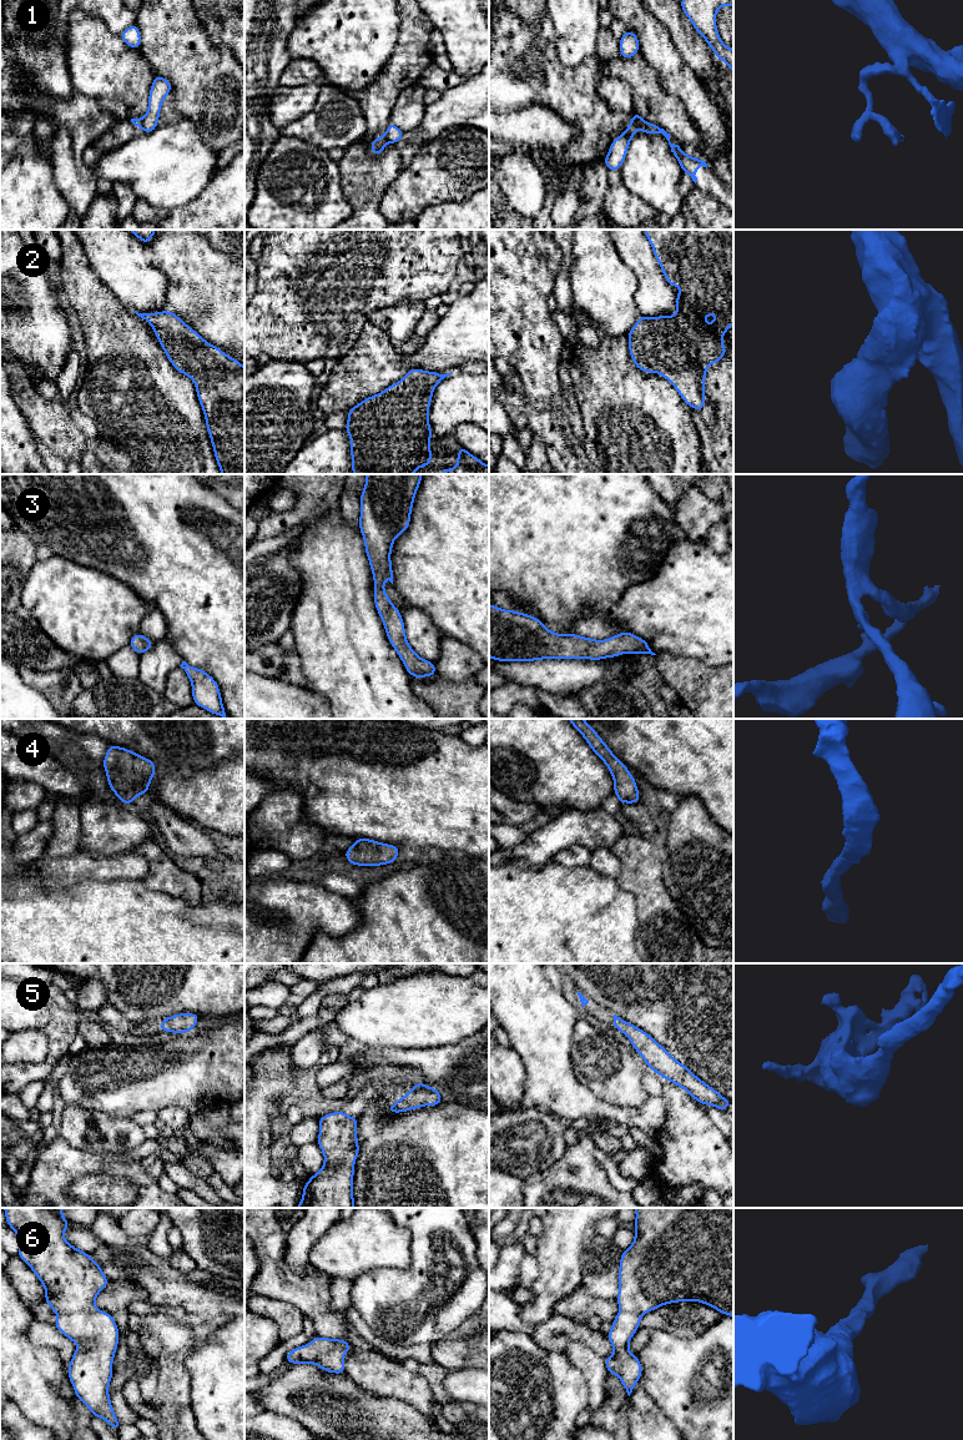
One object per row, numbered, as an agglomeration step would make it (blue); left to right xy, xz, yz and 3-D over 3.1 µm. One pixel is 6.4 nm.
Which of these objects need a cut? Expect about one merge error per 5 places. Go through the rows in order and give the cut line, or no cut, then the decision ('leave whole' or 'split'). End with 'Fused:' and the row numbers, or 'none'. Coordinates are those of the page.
1: cut xy (140, 119), (144, 129); split
2: cut yz (640, 316), (644, 333), (654, 338), (659, 346), (658, 372); split
3: cut none; leave whole
4: cut none; leave whole
5: cut none; leave whole
6: cut none; leave whole
Fused: 1, 2

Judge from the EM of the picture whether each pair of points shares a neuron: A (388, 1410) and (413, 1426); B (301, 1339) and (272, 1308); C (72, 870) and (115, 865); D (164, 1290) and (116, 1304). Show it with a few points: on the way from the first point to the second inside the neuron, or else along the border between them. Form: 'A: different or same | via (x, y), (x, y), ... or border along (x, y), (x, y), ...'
A: same | via (394, 1416), (407, 1426)
B: different | border along (302, 1329), (293, 1337), (281, 1342)
C: same | via (82, 867), (105, 867)
D: different | border along (121, 1279), (139, 1284), (147, 1299)

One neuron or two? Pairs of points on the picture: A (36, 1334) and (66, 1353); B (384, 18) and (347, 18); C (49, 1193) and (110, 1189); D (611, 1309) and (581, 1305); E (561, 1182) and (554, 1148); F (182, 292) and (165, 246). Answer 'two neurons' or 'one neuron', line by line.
A: one neuron
B: one neuron
C: two neurons
D: one neuron
E: two neurons
F: one neuron

